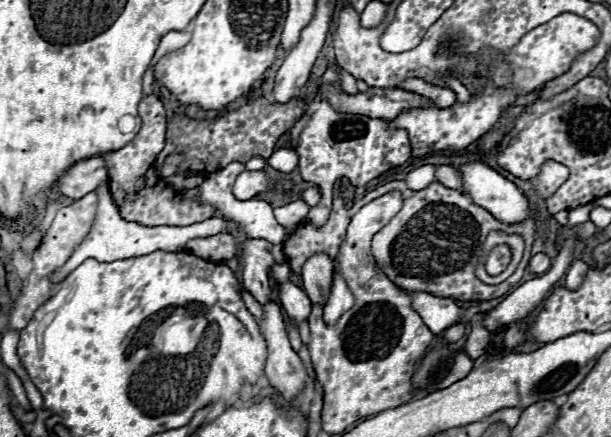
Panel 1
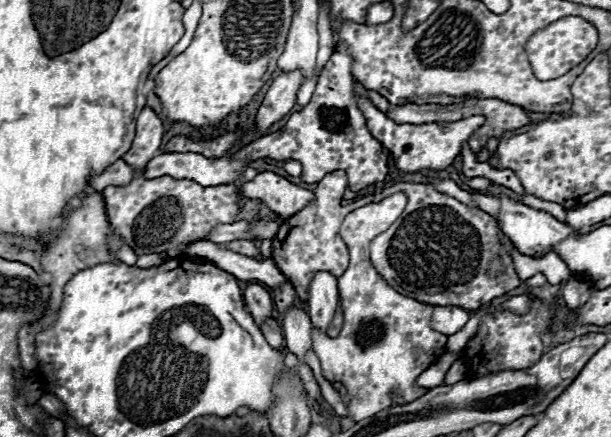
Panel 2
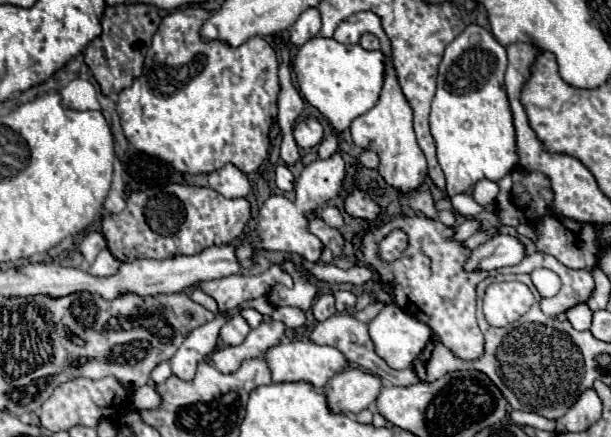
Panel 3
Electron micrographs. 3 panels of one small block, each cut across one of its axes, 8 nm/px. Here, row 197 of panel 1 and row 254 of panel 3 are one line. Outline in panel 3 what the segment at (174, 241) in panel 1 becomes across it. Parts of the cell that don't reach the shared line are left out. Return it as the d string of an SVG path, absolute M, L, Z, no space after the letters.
M102 250L102 252L96 256L94 264L88 266L88 272L90 272L92 276L110 276L110 274L114 274L114 272L118 270L118 266L120 266L120 262L118 262L108 250Z

